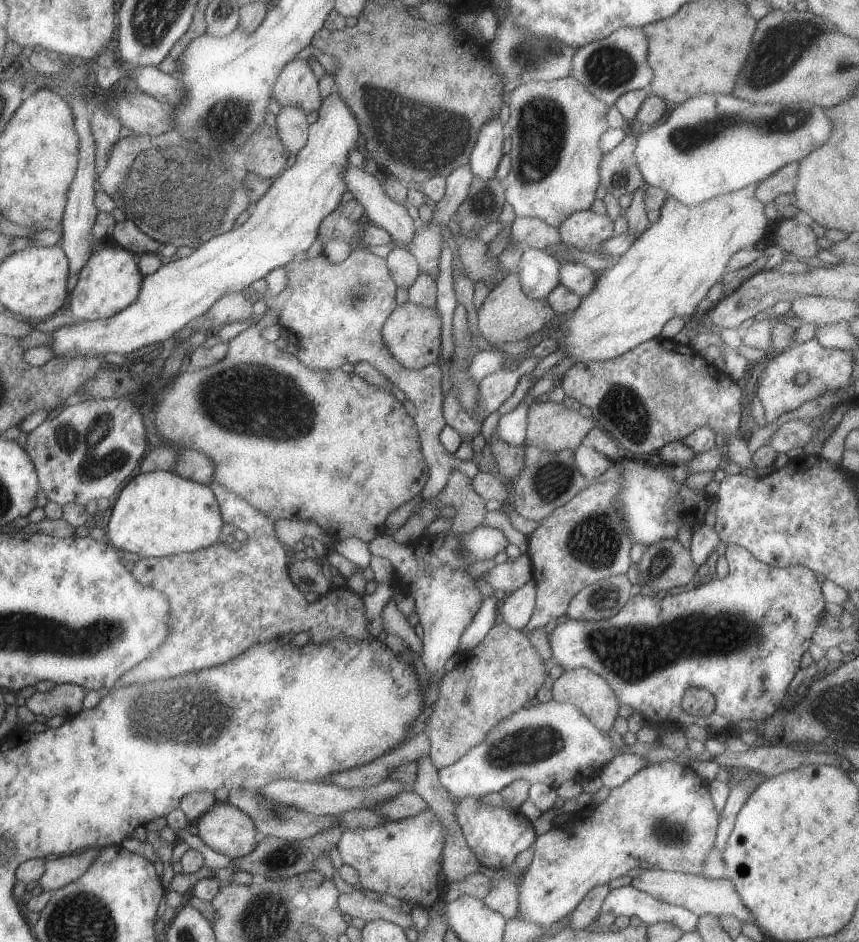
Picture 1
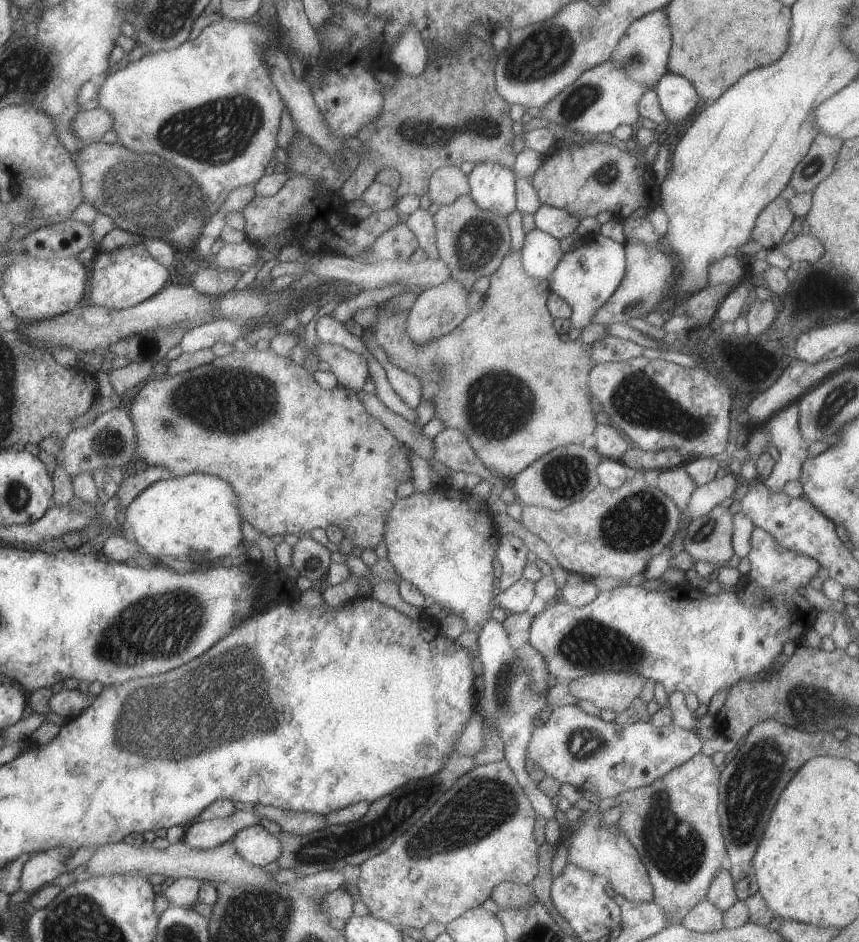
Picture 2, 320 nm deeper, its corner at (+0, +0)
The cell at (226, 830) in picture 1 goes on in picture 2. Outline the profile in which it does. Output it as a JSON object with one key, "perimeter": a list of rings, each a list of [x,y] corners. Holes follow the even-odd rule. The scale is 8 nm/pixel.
{"perimeter":[[[257,823],[239,829],[230,841],[240,857],[258,867],[276,861],[281,852],[278,836]]]}

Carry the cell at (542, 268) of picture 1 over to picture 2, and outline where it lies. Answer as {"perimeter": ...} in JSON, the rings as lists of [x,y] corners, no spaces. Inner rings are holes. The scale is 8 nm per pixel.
{"perimeter":[[[533,228],[524,233],[520,252],[524,271],[533,278],[546,282],[564,250],[560,247],[560,240]]]}

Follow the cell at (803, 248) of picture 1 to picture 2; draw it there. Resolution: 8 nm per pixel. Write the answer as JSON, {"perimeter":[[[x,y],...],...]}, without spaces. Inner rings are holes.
{"perimeter":[[[777,195],[759,211],[751,229],[750,240],[765,250],[779,246],[793,218],[788,201]]]}

